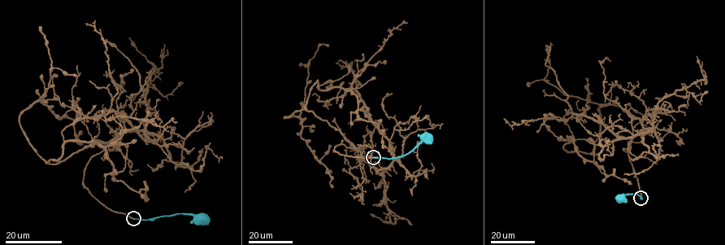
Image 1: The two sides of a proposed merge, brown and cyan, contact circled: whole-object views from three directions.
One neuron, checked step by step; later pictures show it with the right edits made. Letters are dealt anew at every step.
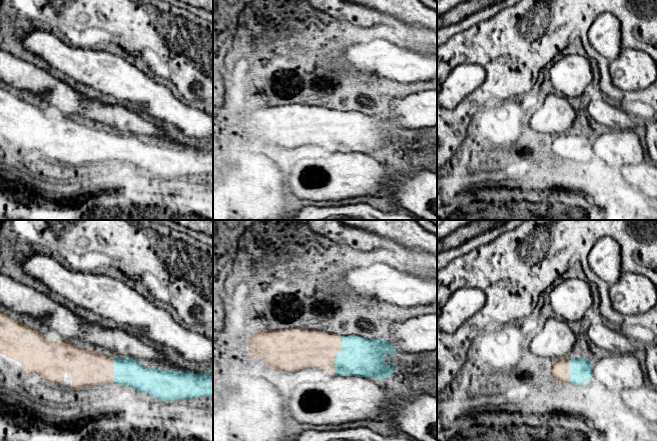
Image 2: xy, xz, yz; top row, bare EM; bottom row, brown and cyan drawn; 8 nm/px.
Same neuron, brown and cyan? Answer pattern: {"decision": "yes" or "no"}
{"decision": "yes"}

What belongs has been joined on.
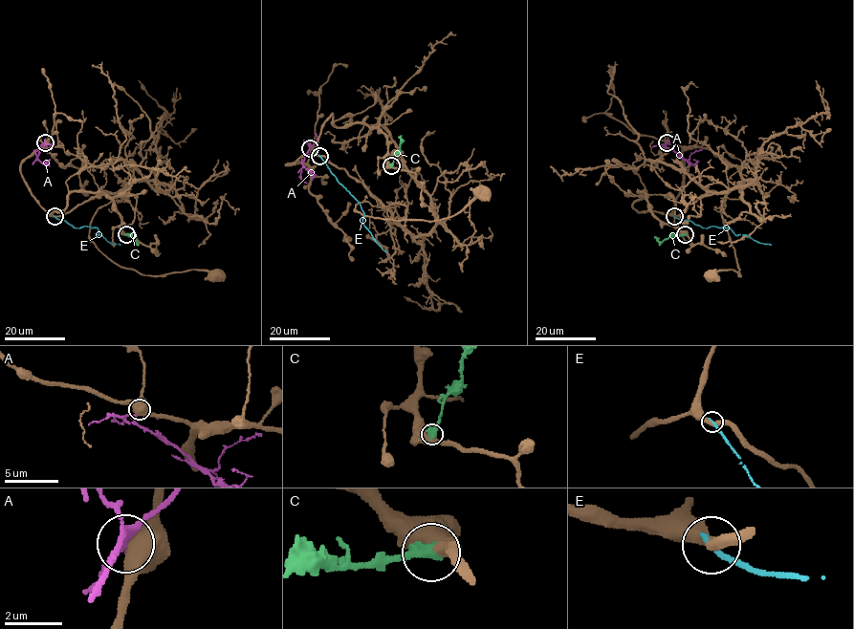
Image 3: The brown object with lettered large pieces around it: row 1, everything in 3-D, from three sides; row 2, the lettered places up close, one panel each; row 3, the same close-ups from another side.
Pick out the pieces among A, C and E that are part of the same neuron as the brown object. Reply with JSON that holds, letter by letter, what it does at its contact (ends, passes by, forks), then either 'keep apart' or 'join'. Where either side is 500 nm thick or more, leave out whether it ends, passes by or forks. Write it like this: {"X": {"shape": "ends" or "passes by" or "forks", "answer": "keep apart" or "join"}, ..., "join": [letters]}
{"A": {"shape": "forks", "answer": "keep apart"}, "C": {"answer": "keep apart"}, "E": {"shape": "ends", "answer": "keep apart"}, "join": []}

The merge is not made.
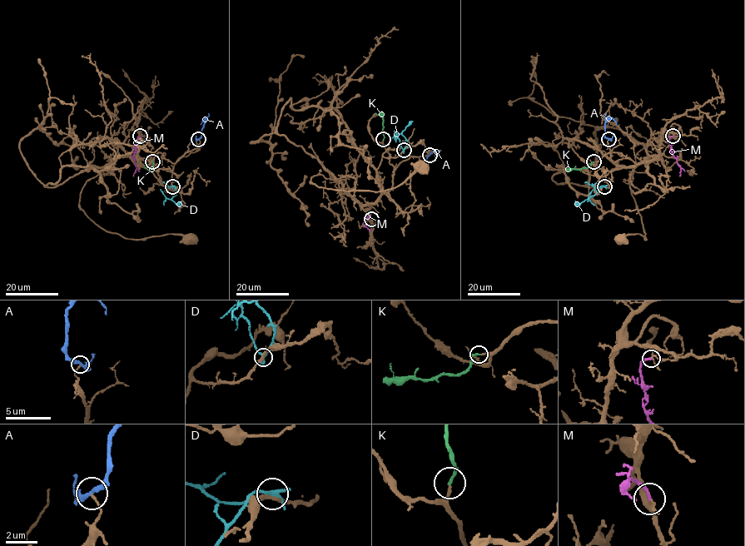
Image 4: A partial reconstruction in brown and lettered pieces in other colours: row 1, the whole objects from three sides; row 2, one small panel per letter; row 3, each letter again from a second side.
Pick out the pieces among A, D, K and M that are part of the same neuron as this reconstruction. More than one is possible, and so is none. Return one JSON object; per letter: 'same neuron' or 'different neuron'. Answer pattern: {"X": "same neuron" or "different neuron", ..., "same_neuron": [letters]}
{"A": "different neuron", "D": "different neuron", "K": "same neuron", "M": "different neuron", "same_neuron": ["K"]}

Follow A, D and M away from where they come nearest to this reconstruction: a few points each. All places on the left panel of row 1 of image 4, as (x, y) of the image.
A: (198, 139), (201, 136), (204, 118), (201, 125)
D: (172, 186), (175, 187), (176, 194), (171, 200), (176, 203), (181, 201)
M: (140, 136), (133, 157), (136, 167), (132, 176)

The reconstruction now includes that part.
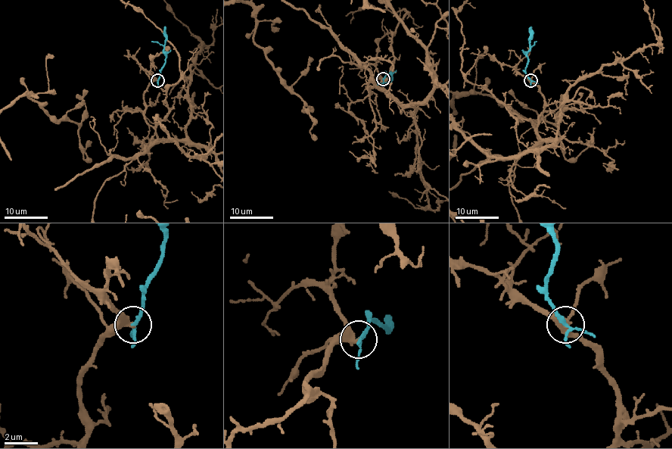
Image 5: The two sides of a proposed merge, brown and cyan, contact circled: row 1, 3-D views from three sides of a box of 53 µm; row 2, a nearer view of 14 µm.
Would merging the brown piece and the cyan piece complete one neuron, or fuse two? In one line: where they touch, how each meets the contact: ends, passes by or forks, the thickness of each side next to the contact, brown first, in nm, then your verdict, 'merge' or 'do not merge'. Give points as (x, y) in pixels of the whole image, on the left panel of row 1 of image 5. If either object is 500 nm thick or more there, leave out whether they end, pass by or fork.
at (157, 80); brown passes by; cyan forks there; 300 nm thick on the brown side, 180 nm on the other; merge

